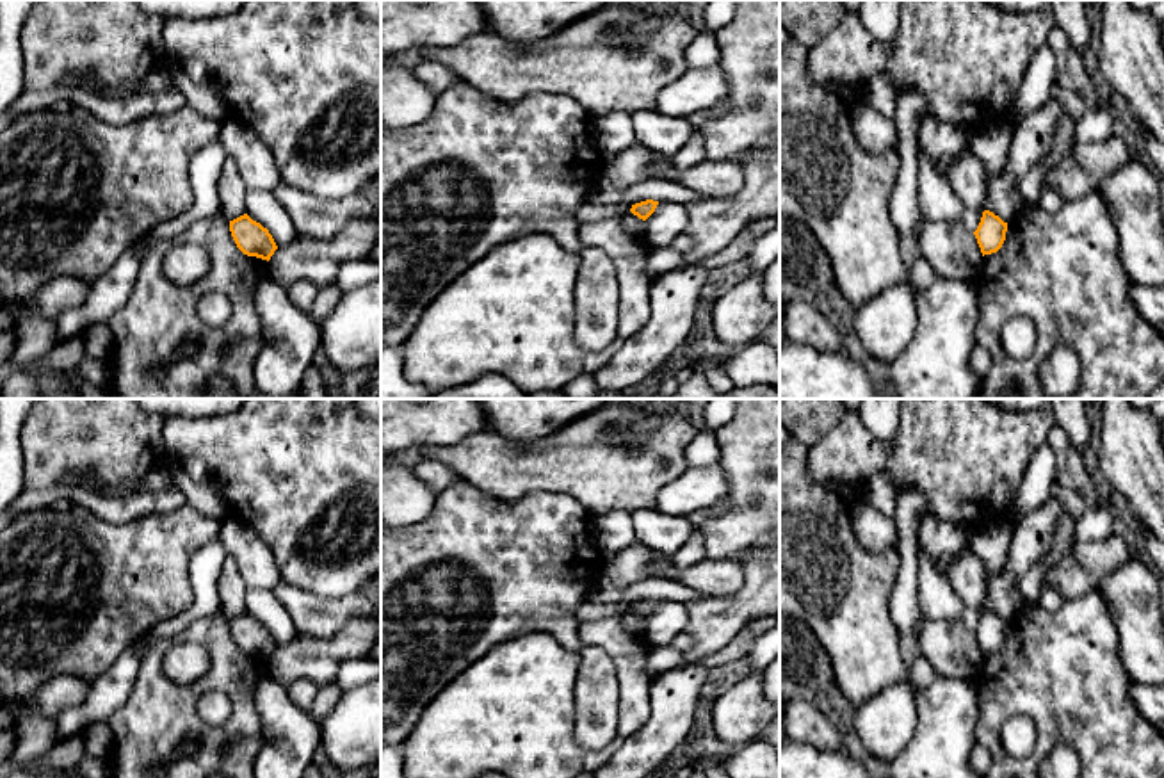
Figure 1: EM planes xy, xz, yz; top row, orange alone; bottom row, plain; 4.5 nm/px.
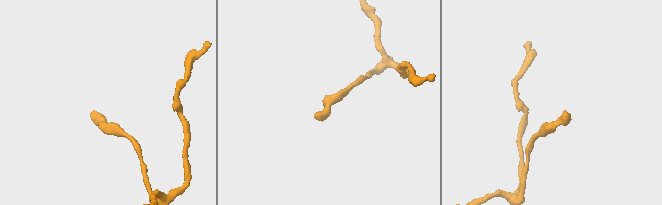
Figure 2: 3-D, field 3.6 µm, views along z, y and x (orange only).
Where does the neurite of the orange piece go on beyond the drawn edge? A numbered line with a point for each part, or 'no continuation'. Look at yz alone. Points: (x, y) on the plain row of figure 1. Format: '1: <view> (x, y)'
no continuation

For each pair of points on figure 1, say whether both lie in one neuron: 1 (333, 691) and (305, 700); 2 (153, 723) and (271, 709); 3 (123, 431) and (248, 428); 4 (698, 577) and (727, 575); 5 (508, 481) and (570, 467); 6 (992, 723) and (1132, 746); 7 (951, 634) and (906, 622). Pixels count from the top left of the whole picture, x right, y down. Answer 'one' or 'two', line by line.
1: two
2: two
3: two
4: one
5: one
6: one
7: two

